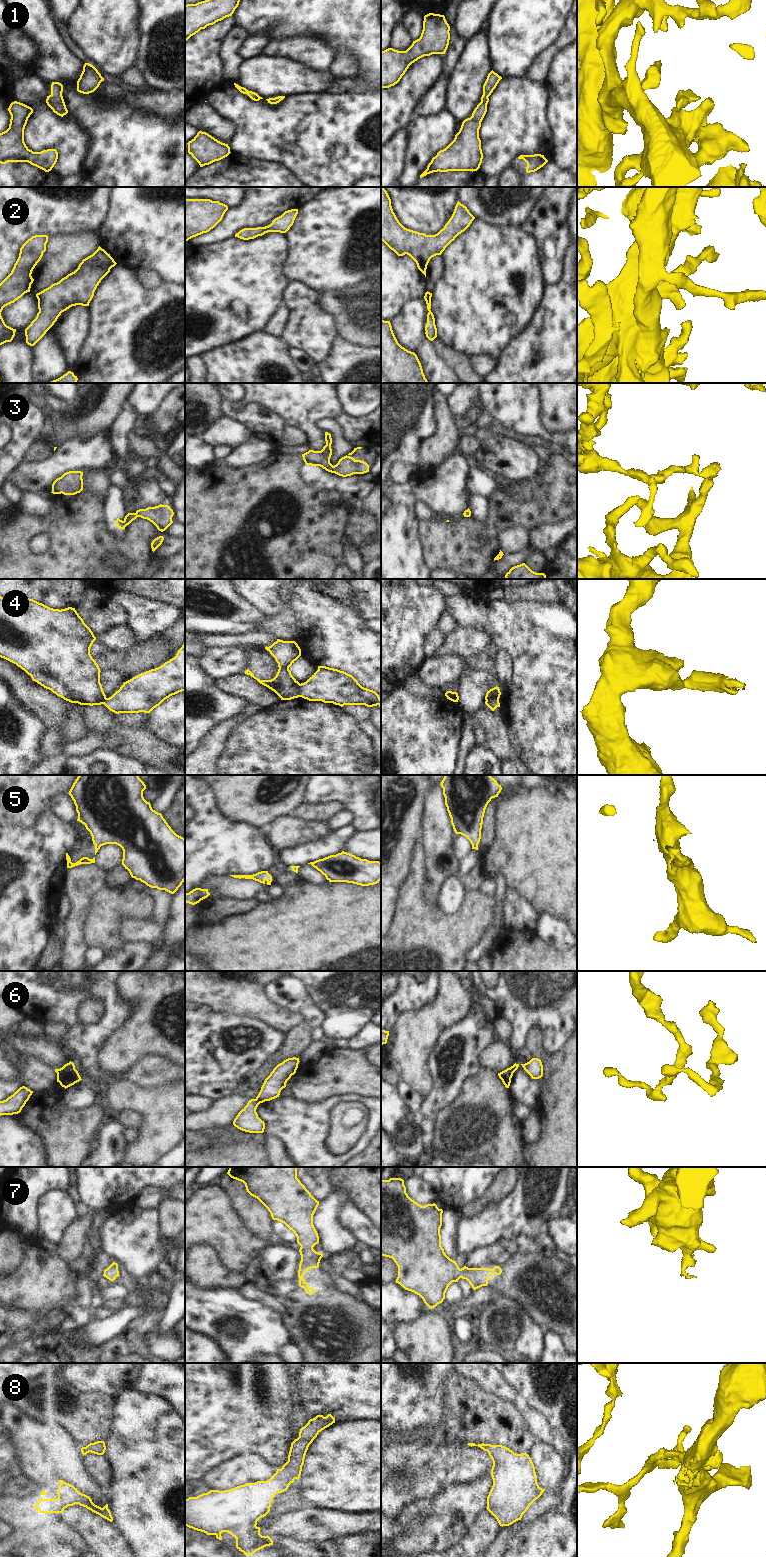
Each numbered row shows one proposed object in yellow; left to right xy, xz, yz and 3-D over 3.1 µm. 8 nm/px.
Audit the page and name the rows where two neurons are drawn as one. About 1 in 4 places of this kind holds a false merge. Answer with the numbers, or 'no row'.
4, 6

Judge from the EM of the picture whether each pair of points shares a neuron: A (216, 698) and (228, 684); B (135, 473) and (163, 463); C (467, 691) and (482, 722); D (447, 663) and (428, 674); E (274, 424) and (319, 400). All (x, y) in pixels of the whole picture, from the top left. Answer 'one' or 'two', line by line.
A: two
B: two
C: two
D: one
E: two

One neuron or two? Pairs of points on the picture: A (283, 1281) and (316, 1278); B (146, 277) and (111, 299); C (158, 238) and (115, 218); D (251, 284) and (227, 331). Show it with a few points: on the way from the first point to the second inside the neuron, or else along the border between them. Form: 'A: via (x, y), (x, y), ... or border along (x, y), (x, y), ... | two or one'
A: border along (301, 1257), (298, 1285), (281, 1296) | two
B: border along (134, 271), (147, 288), (162, 281) | two
C: via (147, 227), (138, 218), (126, 218) | one
D: via (239, 296), (227, 319) | one

